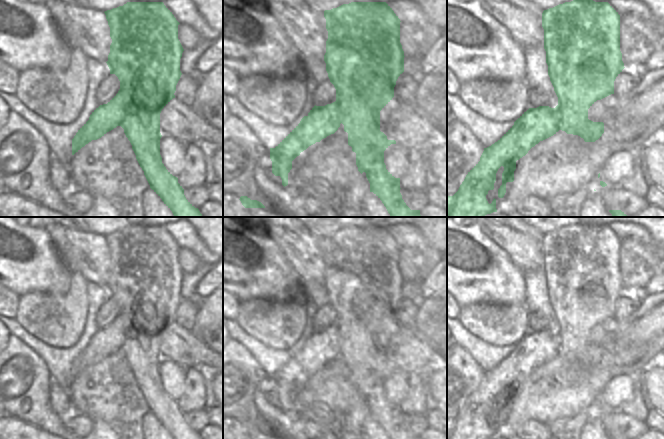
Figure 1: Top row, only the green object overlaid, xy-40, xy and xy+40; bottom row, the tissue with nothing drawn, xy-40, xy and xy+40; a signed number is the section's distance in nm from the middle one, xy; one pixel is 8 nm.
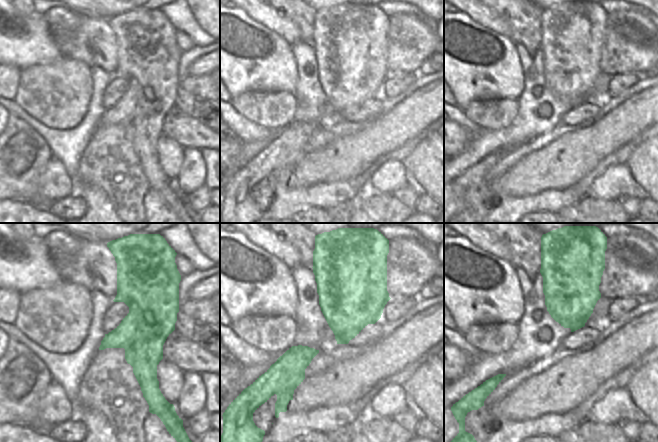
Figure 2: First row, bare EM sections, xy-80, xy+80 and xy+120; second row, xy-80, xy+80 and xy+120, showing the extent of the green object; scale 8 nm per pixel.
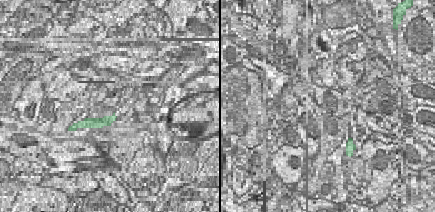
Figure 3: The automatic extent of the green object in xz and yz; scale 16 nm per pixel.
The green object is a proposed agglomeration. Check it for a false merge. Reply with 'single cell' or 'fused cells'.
fused cells

